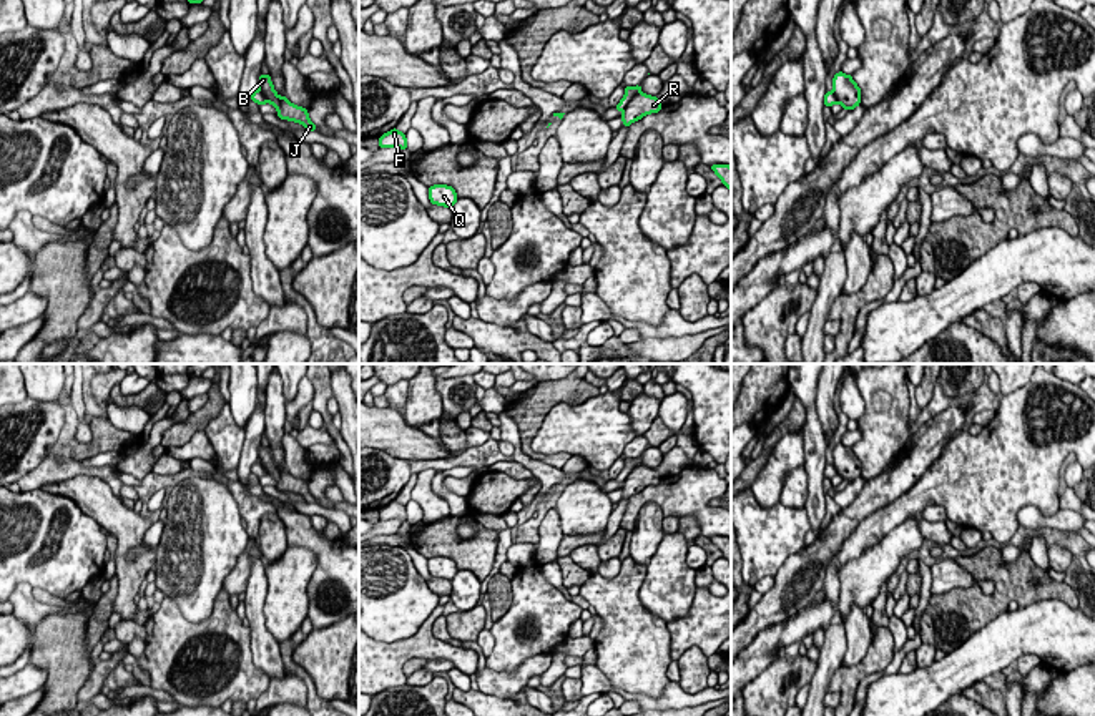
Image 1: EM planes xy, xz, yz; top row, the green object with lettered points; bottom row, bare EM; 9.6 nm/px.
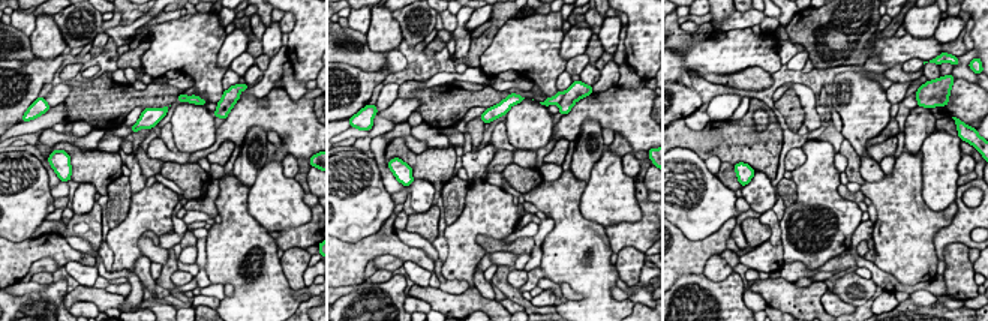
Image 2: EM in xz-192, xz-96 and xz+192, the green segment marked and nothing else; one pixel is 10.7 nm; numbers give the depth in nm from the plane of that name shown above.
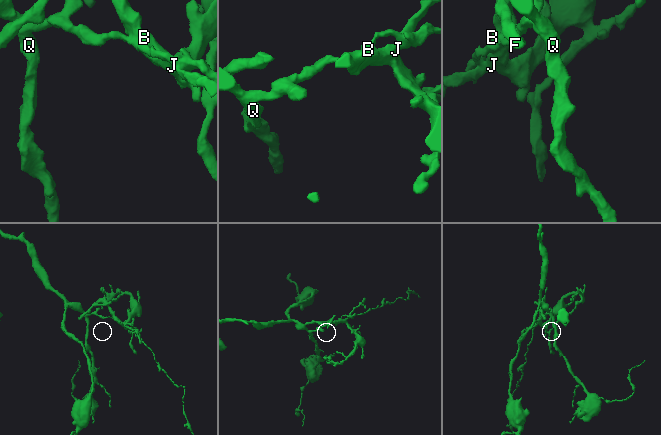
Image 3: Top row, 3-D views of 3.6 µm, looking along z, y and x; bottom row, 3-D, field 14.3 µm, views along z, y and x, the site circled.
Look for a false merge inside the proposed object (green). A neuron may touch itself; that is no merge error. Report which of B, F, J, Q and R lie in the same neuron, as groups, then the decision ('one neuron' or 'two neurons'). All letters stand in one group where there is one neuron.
B F J R / Q | two neurons

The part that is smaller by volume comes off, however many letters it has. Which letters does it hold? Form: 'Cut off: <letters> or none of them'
Cut off: B, F, J, R

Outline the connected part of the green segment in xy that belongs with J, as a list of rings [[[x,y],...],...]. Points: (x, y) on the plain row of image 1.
[[[269,445],[259,447],[258,459],[261,460],[268,475],[271,475],[277,482],[277,490],[301,495],[306,503],[317,503],[316,497],[309,492],[306,480],[292,477],[286,468],[279,468],[276,465]]]

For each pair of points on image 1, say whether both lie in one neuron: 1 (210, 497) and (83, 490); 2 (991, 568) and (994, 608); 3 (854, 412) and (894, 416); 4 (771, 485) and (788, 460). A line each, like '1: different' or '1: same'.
1: different
2: same
3: different
4: same

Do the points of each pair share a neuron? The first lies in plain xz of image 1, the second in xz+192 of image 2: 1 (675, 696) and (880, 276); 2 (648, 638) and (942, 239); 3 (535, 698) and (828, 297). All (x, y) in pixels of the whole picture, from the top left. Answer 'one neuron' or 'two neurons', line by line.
1: one neuron
2: two neurons
3: one neuron

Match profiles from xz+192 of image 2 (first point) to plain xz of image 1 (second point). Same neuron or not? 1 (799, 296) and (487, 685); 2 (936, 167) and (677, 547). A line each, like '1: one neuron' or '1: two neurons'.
1: two neurons
2: one neuron

